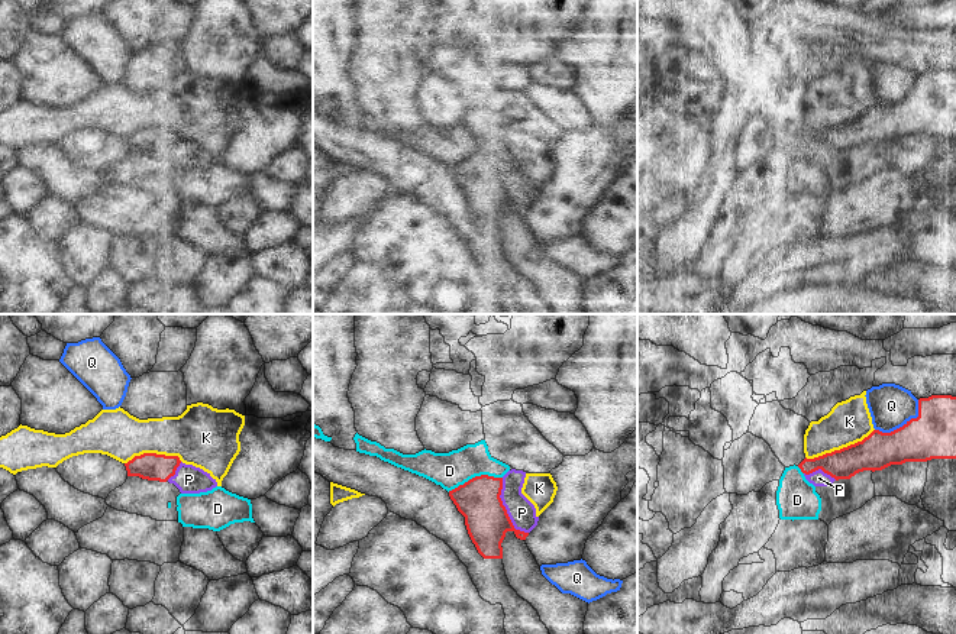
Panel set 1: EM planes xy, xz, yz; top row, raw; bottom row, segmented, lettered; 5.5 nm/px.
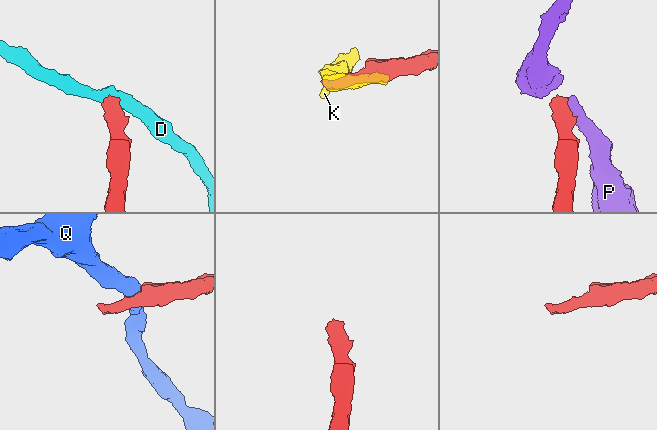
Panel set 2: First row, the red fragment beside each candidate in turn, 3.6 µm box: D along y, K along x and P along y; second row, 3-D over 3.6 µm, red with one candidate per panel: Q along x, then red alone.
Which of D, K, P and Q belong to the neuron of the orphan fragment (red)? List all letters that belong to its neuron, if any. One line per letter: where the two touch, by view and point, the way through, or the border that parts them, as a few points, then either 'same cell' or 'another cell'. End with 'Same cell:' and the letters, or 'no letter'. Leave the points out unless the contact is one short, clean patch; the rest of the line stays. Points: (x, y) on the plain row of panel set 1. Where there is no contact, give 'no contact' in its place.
D: contact xz (475, 152); border xz (501, 152), (475, 151), (448, 167); another cell
K: contact yz (840, 125); another cell
P: contact xz (506, 186); border xz (501, 154), (501, 180), (512, 200), (527, 209); another cell
Q: contact yz (904, 100); border yz (919, 75), (919, 90), (916, 93), (890, 107), (875, 106); another cell
Same cell: no letter

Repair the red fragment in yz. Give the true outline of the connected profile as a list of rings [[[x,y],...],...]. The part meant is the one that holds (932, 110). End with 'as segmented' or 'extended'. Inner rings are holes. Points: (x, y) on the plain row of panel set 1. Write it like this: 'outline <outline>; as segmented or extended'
outline [[[952,71],[920,74],[918,93],[902,103],[891,109],[873,106],[862,117],[814,135],[804,129],[808,101],[805,93],[785,85],[776,75],[756,83],[747,107],[763,114],[785,143],[795,140],[805,151],[821,145],[836,156],[905,138],[956,135],[956,72]]]; extended

